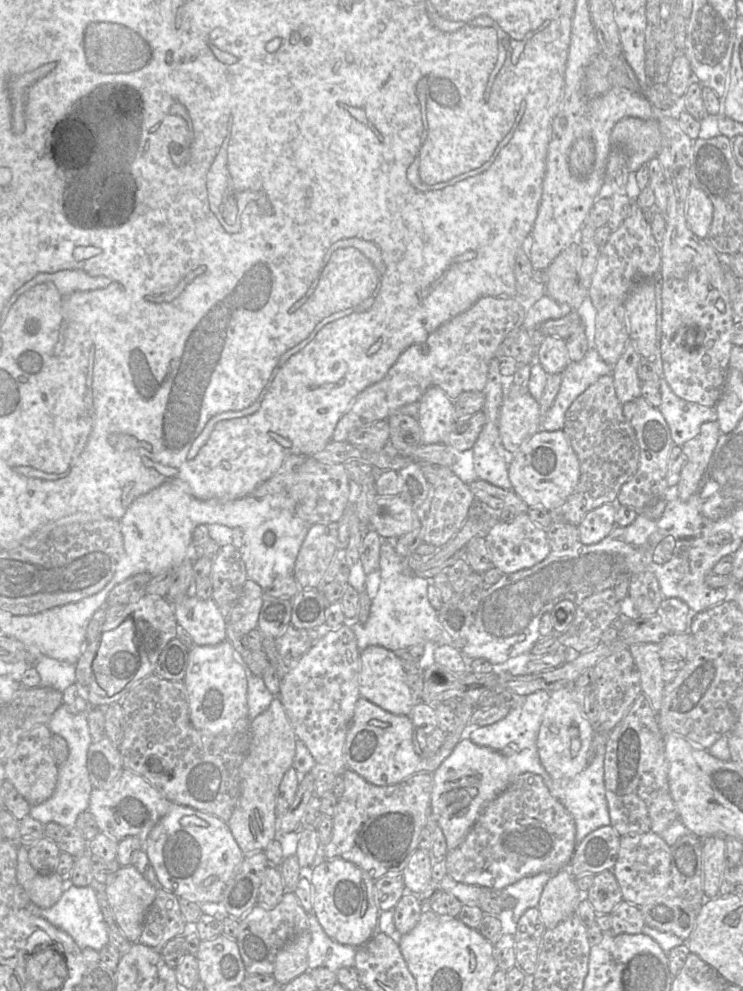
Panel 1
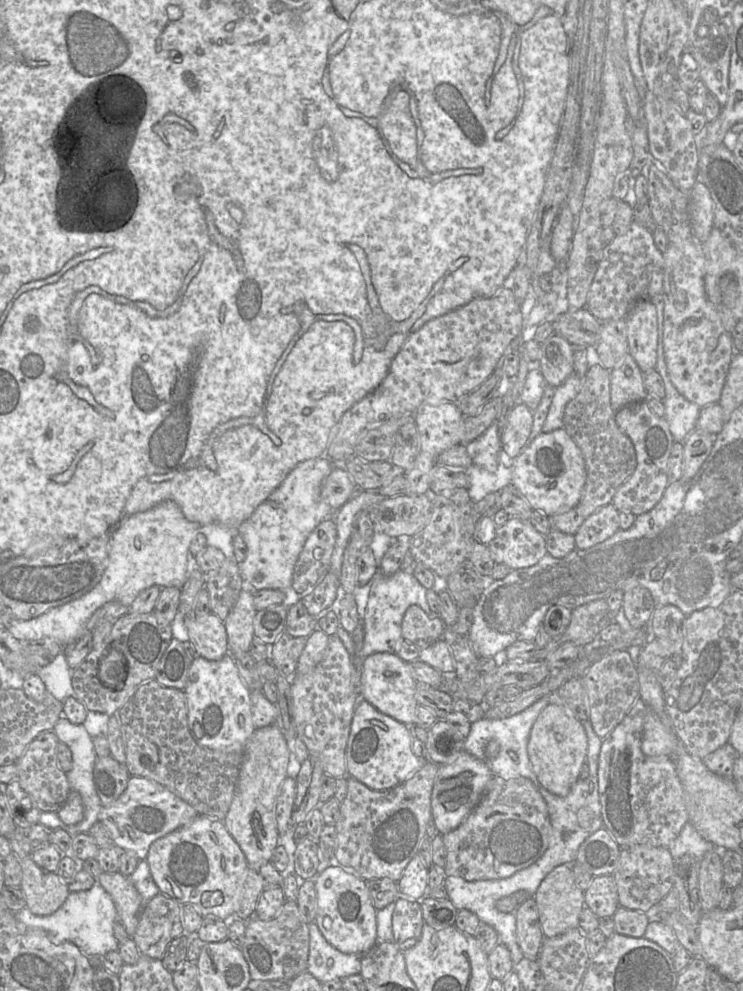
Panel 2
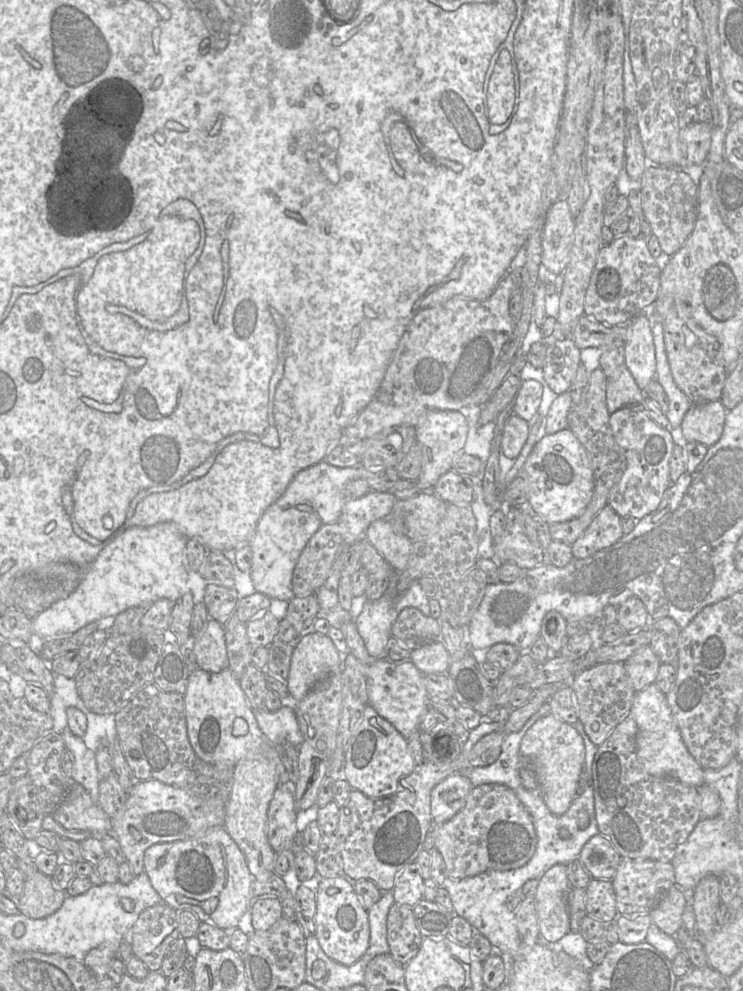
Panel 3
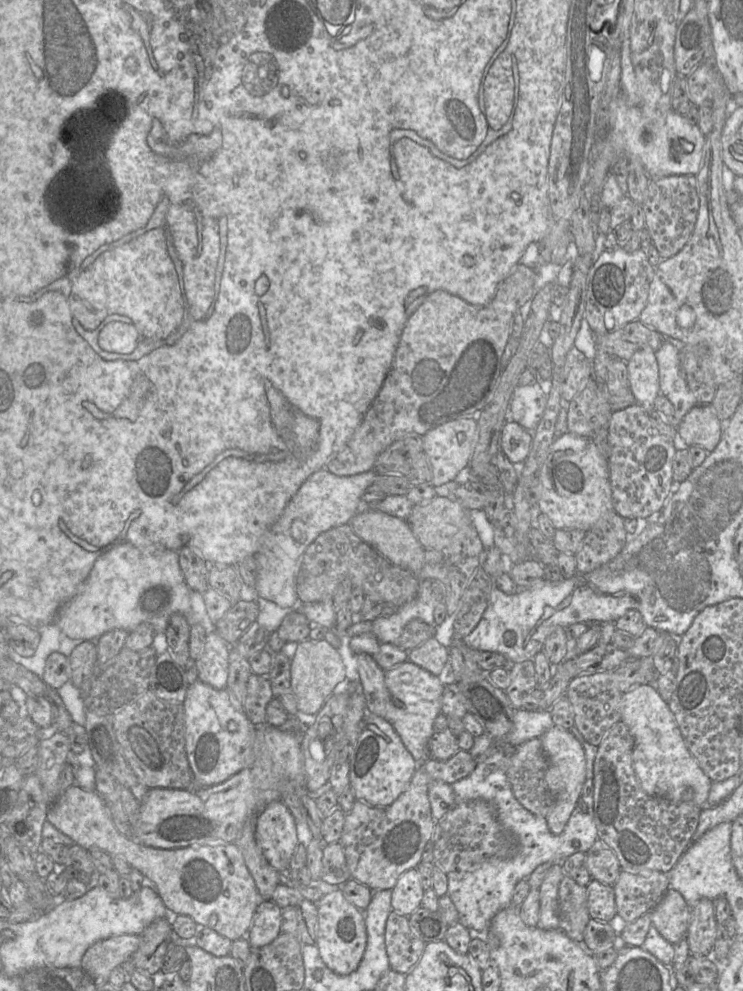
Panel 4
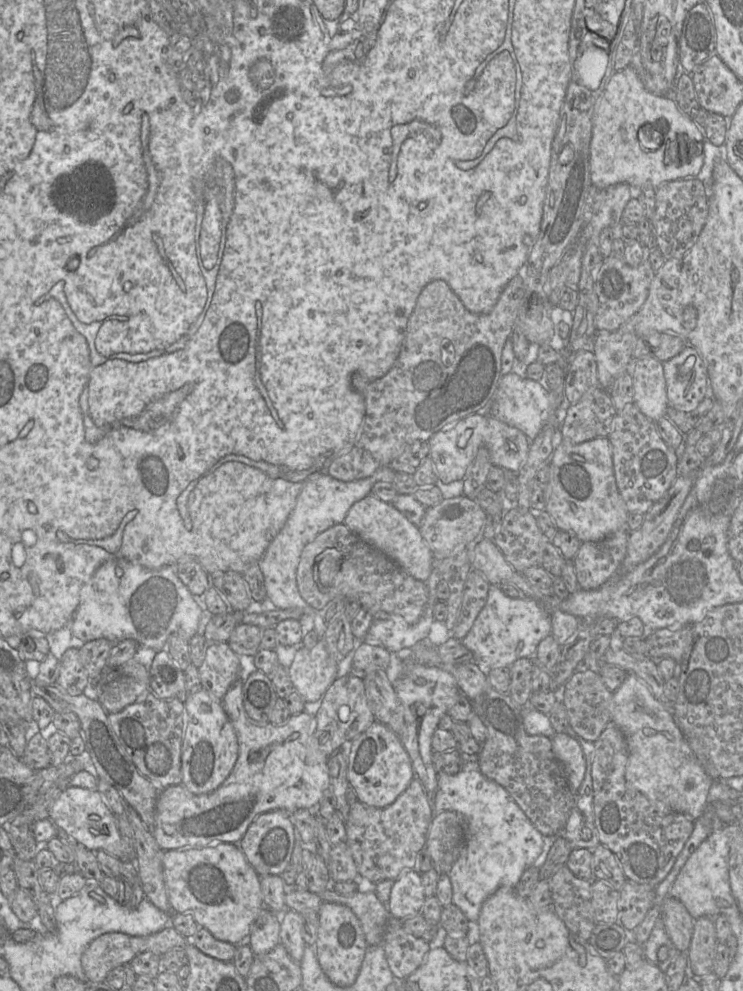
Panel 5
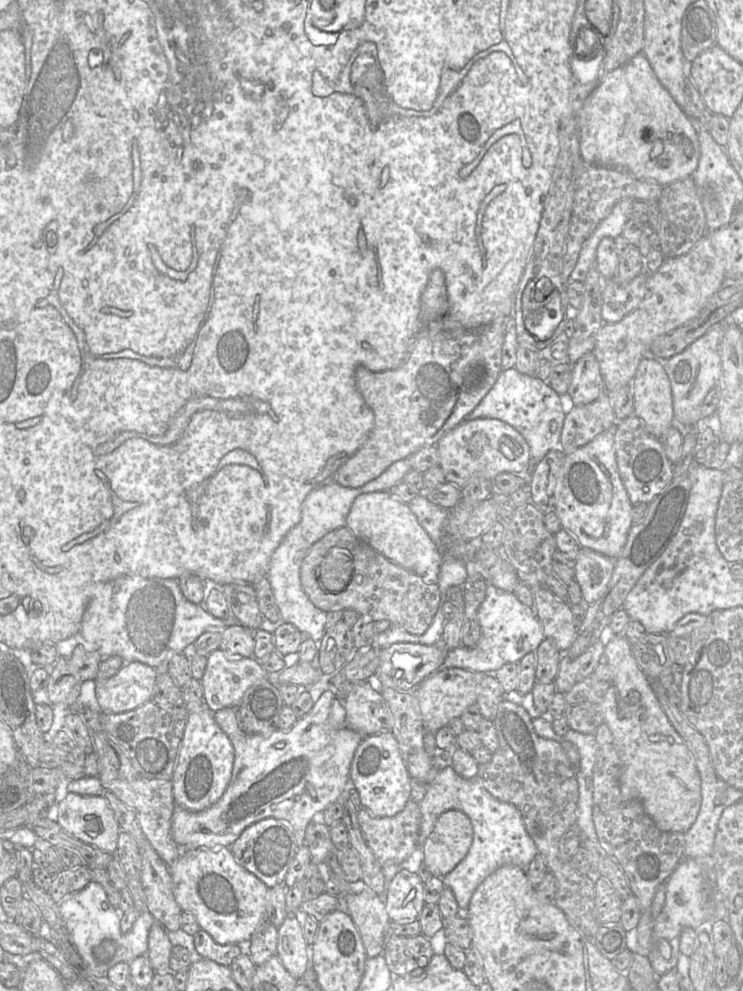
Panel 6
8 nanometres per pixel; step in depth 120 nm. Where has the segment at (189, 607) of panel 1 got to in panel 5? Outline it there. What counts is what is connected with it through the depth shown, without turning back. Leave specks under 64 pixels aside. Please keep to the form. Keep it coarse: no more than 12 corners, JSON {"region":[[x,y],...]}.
{"region":[[227,642],[208,645],[203,689],[222,700],[244,660]]}

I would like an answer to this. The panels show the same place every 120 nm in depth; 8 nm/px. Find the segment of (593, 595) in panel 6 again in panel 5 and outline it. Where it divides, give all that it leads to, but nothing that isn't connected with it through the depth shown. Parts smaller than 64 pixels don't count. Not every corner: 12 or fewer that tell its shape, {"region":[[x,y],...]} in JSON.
{"region":[[628,528],[581,542],[573,565],[579,589],[598,589],[626,556]]}

